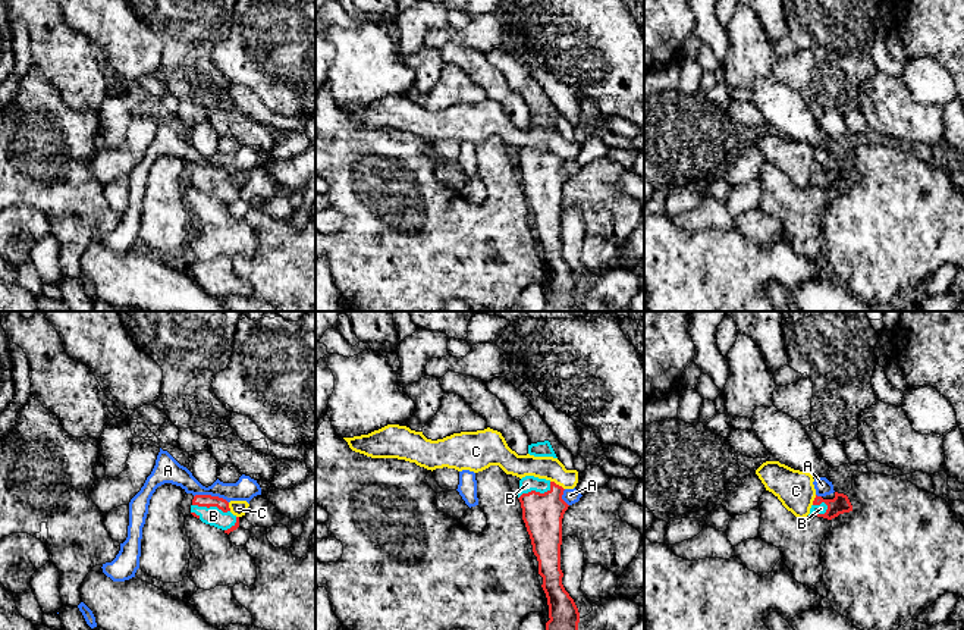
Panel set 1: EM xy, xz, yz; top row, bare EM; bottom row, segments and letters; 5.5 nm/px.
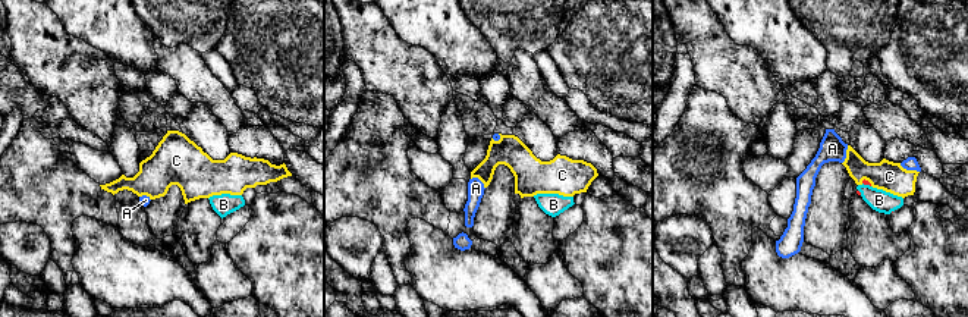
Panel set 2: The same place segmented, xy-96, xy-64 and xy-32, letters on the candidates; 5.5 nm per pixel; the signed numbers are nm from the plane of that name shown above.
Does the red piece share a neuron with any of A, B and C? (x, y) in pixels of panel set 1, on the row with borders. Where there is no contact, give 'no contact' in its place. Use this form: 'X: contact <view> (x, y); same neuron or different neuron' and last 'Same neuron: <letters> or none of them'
A: contact xy (210, 495); different neuron
B: contact xz (536, 492); same neuron
C: contact xz (558, 485); different neuron
Same neuron: B

